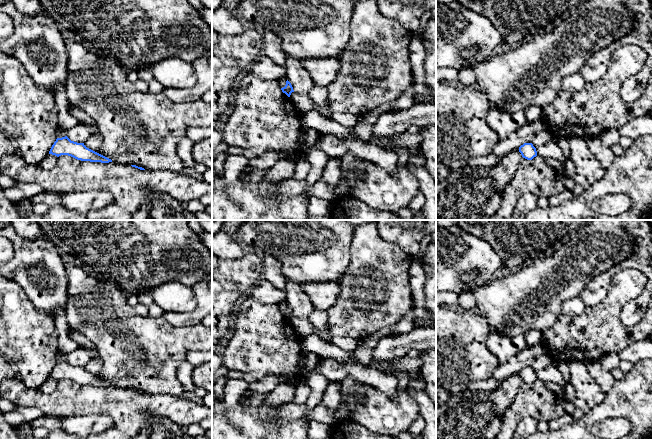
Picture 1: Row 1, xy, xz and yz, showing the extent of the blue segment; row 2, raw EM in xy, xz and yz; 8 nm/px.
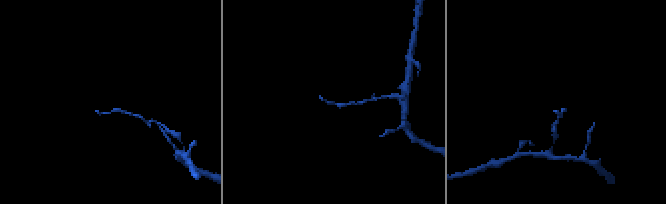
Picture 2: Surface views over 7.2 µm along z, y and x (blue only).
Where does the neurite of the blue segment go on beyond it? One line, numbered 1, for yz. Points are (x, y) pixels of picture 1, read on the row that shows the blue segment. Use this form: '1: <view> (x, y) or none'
1: none

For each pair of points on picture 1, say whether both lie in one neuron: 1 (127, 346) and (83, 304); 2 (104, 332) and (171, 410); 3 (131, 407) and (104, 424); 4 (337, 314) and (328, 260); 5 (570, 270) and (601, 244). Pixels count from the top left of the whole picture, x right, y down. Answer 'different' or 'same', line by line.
1: same
2: different
3: different
4: different
5: same

